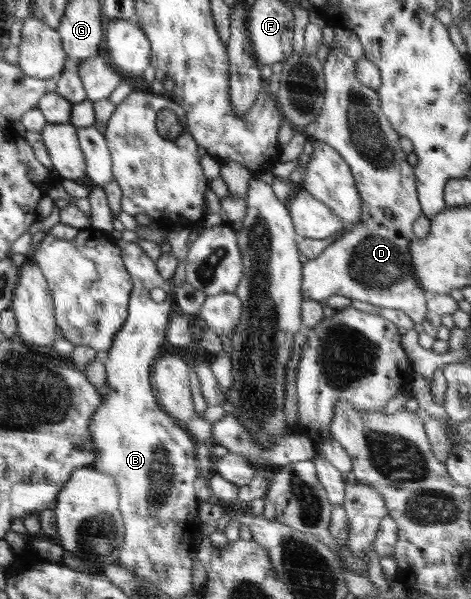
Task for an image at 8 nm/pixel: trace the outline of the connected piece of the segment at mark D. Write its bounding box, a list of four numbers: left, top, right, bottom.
[302,42,430,323]

